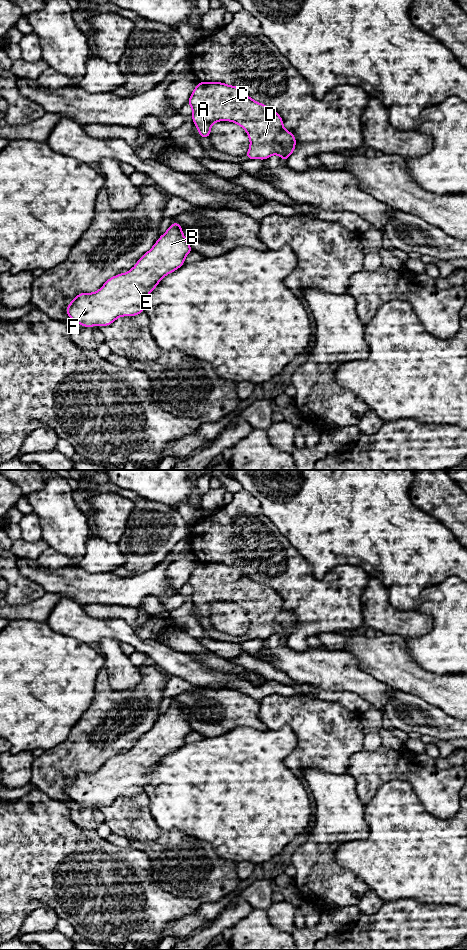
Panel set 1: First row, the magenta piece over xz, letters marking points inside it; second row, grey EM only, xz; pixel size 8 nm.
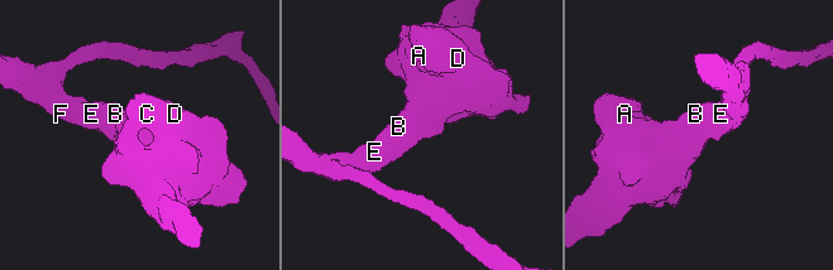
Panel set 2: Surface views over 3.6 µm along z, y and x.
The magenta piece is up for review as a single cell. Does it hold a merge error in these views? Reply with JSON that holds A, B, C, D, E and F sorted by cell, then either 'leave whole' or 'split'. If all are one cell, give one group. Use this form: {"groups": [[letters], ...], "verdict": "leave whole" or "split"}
{"groups": [["A", "B", "C", "D", "E", "F"]], "verdict": "leave whole"}

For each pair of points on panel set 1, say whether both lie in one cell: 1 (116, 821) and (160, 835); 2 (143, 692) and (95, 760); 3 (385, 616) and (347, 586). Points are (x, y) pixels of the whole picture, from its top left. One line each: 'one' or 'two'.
1: one
2: one
3: two

